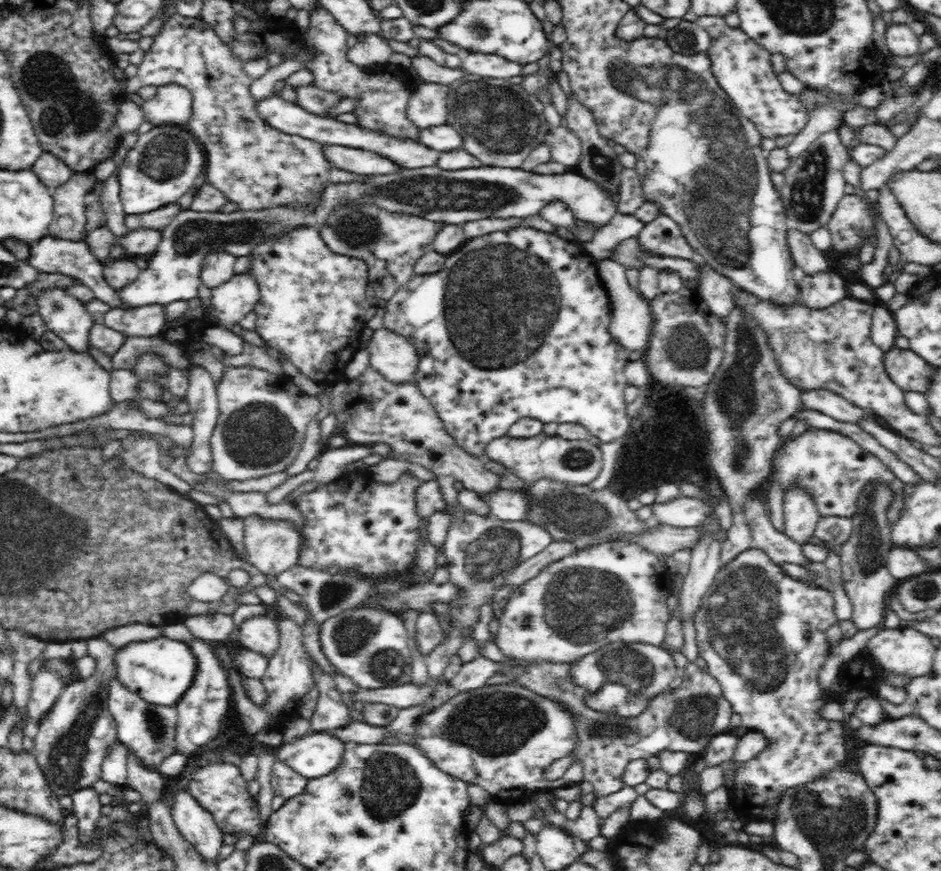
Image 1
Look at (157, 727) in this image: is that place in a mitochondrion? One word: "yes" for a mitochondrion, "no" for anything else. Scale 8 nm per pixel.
yes

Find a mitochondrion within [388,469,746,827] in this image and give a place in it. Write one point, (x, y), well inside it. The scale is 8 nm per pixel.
(588, 604)

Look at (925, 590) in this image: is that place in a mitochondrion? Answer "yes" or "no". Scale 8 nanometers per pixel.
yes

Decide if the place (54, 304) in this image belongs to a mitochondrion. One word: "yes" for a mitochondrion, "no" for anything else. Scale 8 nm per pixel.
yes

